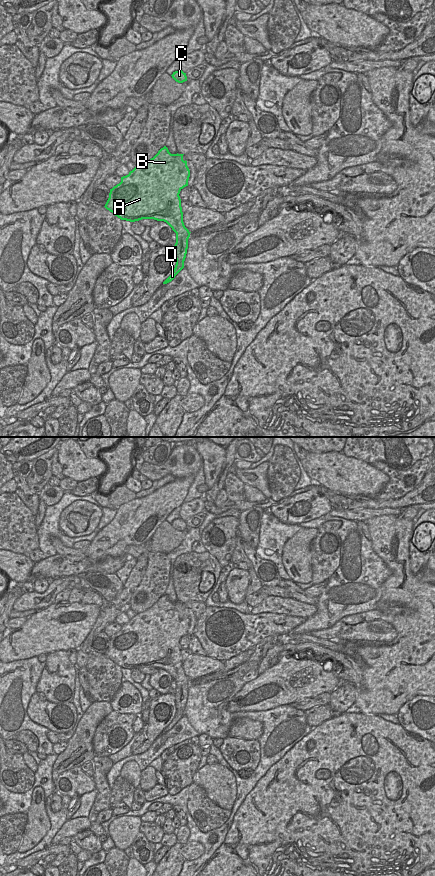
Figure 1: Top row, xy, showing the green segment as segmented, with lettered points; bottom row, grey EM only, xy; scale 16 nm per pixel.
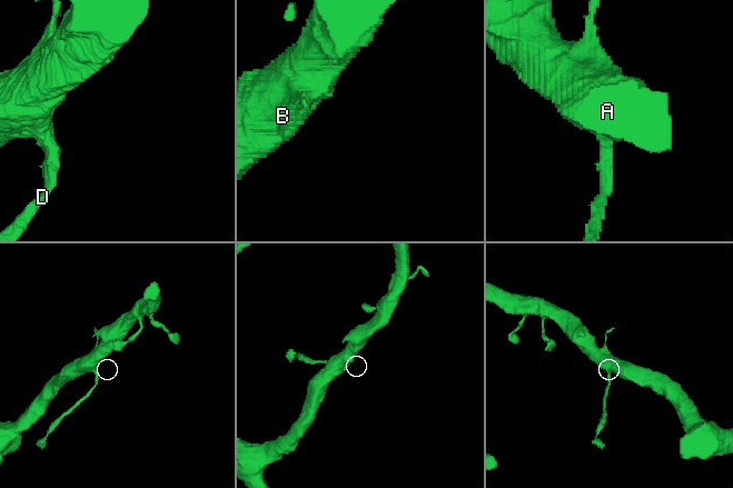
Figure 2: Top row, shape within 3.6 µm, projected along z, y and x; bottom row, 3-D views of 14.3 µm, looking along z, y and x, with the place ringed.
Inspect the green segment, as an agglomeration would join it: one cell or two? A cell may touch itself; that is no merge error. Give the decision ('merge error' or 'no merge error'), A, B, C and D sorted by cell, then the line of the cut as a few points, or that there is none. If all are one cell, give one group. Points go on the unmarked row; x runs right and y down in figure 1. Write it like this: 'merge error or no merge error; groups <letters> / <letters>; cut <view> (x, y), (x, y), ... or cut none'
merge error; groups A B C / D; cut xy (175, 715), (180, 718)

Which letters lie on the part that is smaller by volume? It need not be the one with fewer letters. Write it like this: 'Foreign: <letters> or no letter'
Foreign: D.

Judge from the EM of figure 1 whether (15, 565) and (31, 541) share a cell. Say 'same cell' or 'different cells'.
different cells

